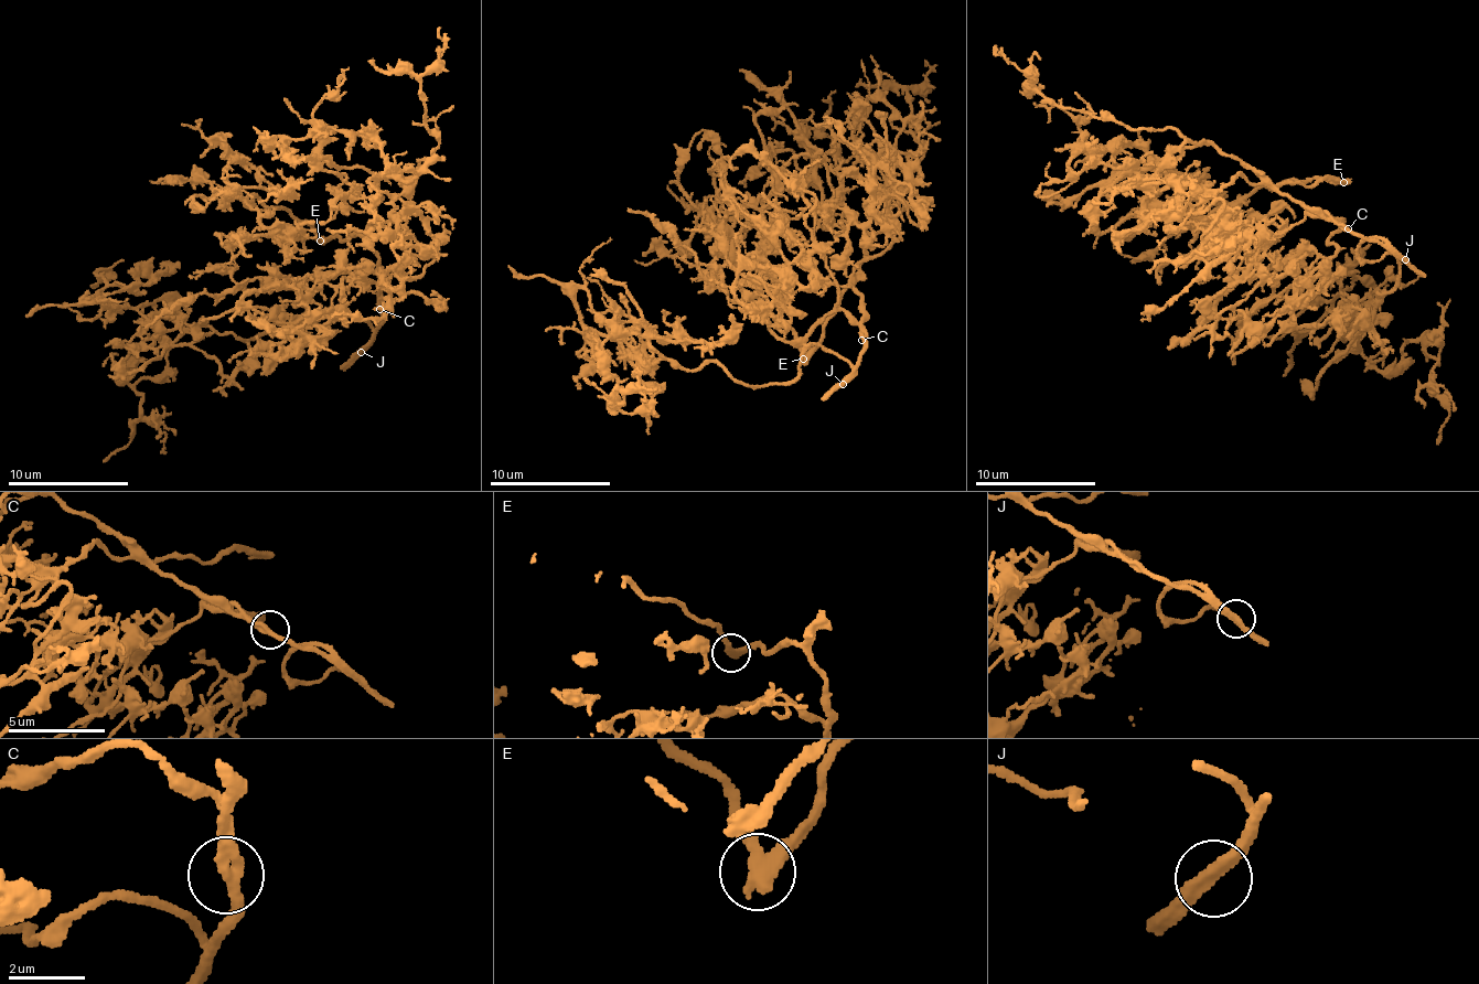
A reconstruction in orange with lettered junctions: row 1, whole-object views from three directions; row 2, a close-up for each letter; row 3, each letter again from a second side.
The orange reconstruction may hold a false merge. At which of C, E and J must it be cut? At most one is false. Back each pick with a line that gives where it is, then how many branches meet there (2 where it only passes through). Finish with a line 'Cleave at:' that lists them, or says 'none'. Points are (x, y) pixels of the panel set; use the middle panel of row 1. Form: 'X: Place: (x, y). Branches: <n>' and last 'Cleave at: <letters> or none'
Cleave at: none

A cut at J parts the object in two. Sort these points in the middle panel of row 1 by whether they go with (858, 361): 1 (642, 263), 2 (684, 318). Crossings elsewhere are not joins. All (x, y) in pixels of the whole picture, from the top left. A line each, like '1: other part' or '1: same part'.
1: same part
2: other part

